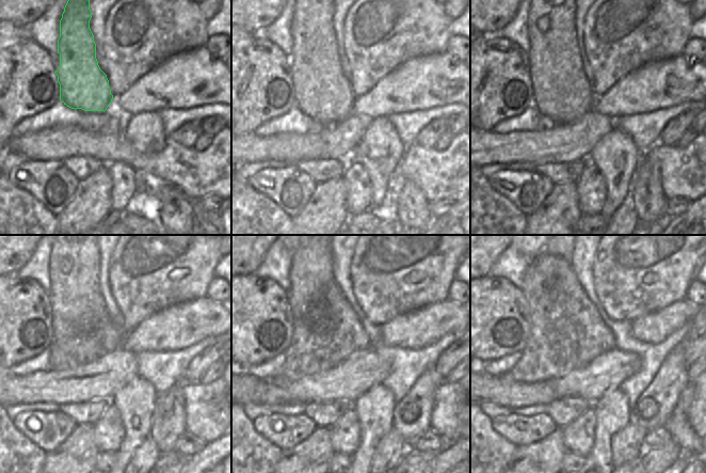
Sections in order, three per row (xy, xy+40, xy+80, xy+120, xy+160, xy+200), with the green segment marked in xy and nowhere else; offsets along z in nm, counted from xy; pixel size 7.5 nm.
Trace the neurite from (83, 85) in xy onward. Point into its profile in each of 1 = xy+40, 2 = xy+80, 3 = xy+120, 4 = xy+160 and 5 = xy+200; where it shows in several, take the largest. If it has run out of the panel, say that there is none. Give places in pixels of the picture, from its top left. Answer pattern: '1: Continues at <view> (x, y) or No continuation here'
1: Continues at xy+40 (319, 82)
2: Continues at xy+80 (559, 82)
3: Continues at xy+120 (74, 265)
4: Continues at xy+160 (310, 272)
5: Continues at xy+200 (544, 266)

